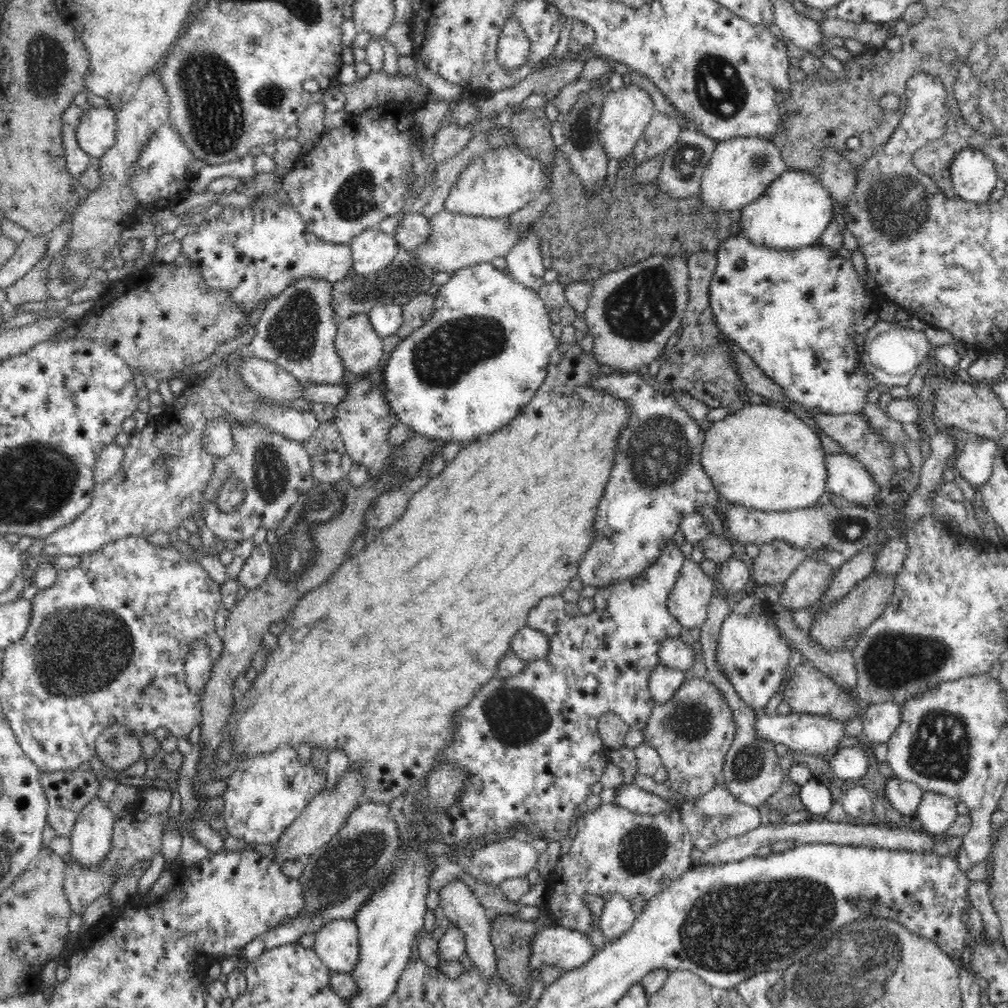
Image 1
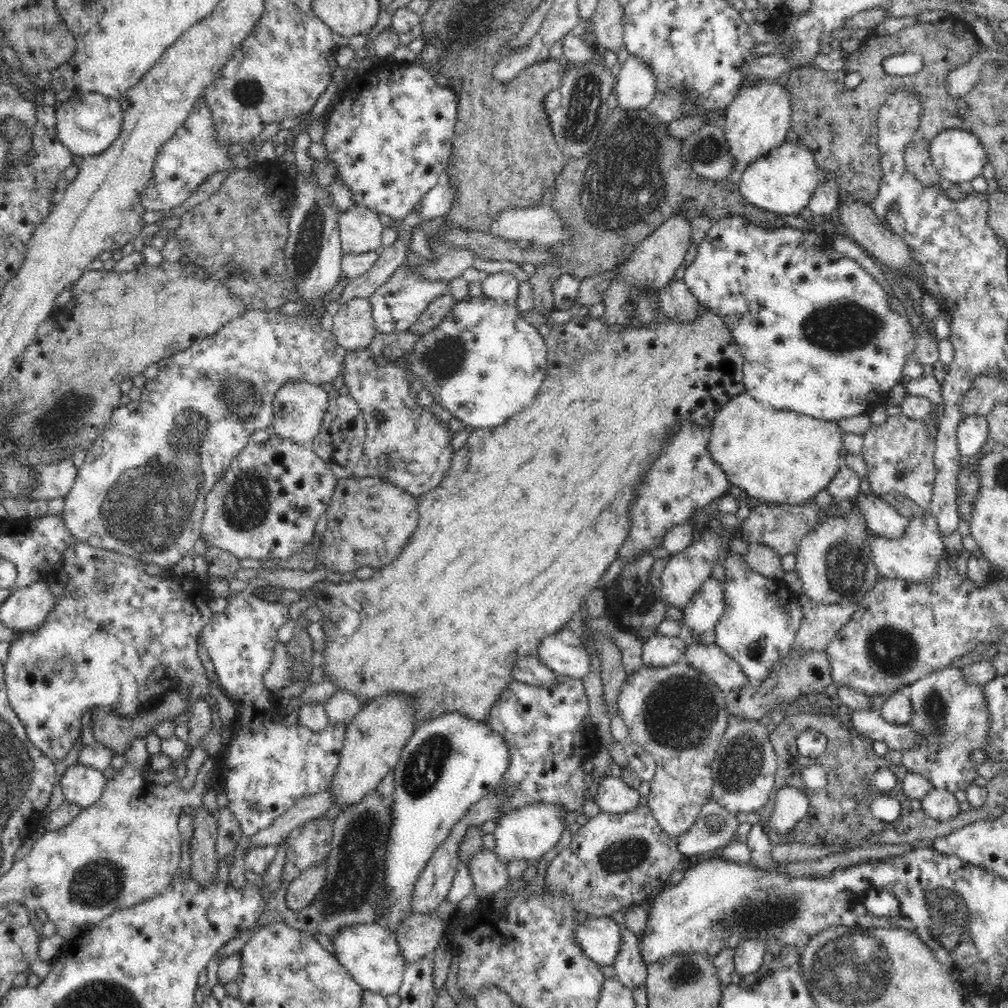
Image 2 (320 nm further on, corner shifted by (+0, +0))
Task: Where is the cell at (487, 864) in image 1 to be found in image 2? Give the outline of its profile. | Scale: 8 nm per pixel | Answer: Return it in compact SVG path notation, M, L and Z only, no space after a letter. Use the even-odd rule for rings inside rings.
M544 801L525 804L517 809L512 808L497 820L494 832L494 853L504 864L508 864L512 859L527 861L544 856L546 852L558 844L562 830L564 830L565 816L566 813L562 811L560 805Z

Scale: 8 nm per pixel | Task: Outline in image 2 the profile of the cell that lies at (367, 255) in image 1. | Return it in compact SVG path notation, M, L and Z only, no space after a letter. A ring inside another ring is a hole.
M354 204L339 216L339 233L343 255L364 254L380 250L384 225L378 213L362 204Z

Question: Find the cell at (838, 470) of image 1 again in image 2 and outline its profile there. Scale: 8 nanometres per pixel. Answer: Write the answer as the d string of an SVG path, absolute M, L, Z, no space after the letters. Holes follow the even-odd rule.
M858 492L854 504L860 507L860 513L864 515L866 525L873 534L886 538L902 538L909 519L900 515L896 507L882 501L878 494L871 492L866 495Z

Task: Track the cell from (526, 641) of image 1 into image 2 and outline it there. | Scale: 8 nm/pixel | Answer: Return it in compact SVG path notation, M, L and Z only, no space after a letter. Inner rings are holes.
M567 628L542 640L535 654L554 675L582 680L591 670L586 649L580 638Z

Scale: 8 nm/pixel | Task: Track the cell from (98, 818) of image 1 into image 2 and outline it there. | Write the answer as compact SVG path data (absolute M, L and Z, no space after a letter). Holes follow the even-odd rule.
M78 761L66 768L60 786L68 803L78 803L80 808L90 808L102 796L107 780L102 771Z

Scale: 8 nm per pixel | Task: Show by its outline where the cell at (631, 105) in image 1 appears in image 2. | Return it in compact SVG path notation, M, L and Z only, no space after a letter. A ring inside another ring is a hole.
M638 55L625 56L615 83L618 107L630 111L646 109L657 91L654 71Z

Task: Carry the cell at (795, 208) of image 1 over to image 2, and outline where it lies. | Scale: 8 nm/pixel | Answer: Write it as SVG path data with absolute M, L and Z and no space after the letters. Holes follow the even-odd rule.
M784 142L778 148L772 148L766 156L754 160L748 170L736 179L742 197L749 203L778 215L796 214L808 207L814 190L820 184L821 171L817 167L813 153L804 144Z

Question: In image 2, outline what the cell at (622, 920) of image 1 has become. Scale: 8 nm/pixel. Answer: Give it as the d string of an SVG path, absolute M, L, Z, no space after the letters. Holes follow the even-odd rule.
M626 926L622 927L620 934L620 948L618 956L614 960L614 968L617 979L628 988L638 988L645 984L648 969L640 953L639 938Z

